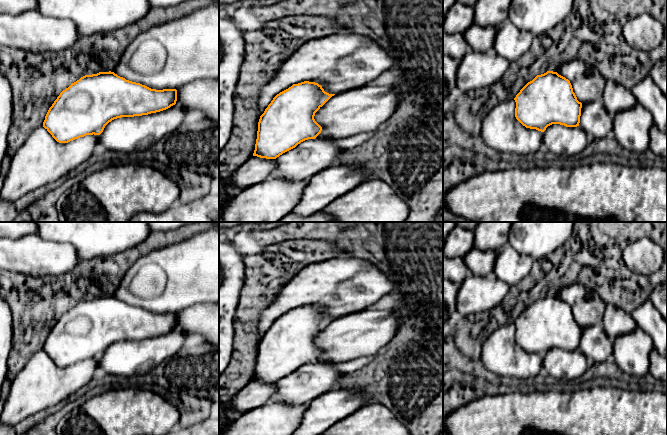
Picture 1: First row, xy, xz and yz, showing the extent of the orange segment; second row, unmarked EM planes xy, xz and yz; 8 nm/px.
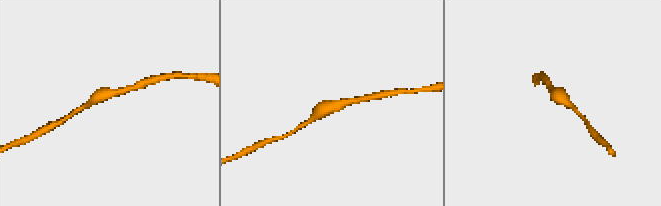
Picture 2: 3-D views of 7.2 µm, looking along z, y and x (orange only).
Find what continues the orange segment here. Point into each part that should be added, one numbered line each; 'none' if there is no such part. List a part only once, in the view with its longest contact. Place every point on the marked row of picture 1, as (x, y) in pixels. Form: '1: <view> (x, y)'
none

